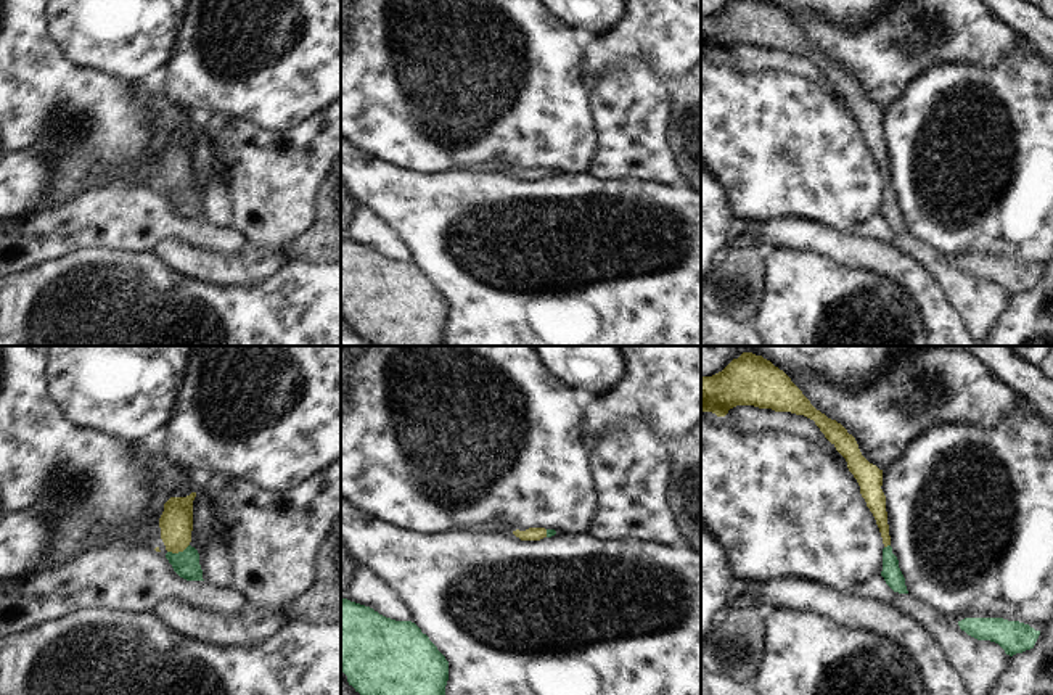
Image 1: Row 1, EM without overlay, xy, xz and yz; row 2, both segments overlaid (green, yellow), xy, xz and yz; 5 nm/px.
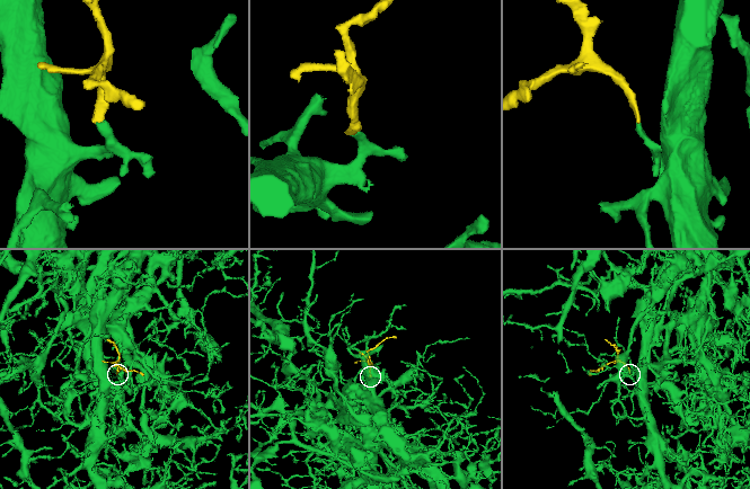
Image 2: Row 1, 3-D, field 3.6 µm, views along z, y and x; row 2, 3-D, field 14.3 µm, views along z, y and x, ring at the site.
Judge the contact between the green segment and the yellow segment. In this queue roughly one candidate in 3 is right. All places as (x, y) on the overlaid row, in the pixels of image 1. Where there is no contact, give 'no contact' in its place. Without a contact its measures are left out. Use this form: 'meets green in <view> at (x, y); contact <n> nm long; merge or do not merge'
meets green in xy at (179, 552); contact 120 nm long; merge

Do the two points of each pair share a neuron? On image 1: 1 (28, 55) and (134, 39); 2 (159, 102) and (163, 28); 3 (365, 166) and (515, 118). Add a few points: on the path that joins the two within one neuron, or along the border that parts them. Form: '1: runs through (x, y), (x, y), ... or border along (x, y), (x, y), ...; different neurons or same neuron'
1: border along (45, 16), (53, 42), (74, 63), (95, 71); different neurons
2: border along (150, 81), (139, 84); different neurons
3: border along (357, 147), (389, 163), (420, 171); different neurons

